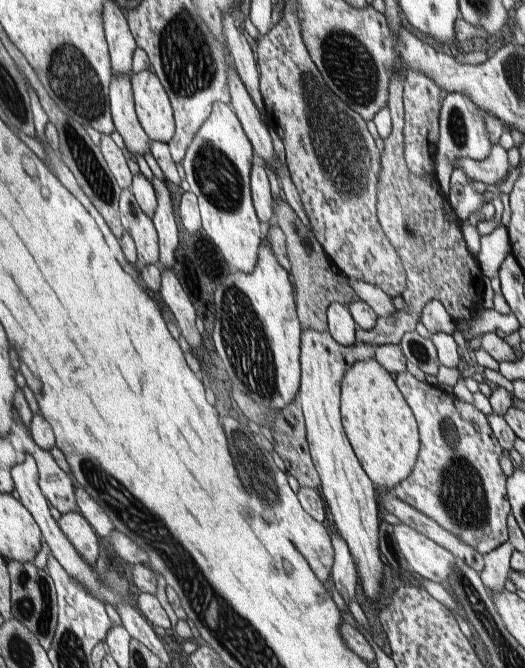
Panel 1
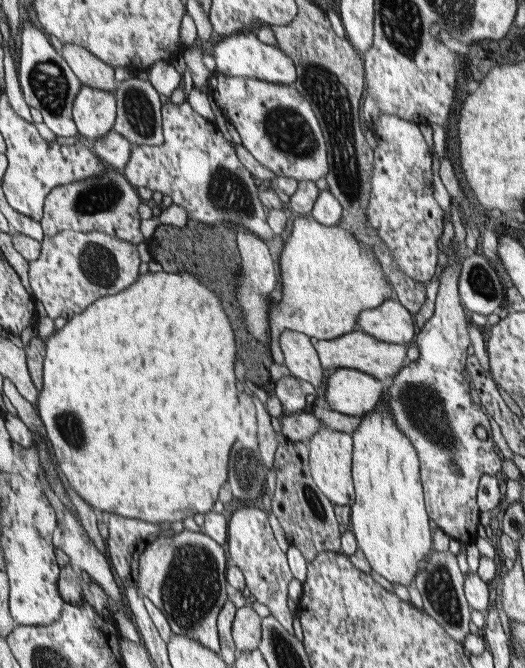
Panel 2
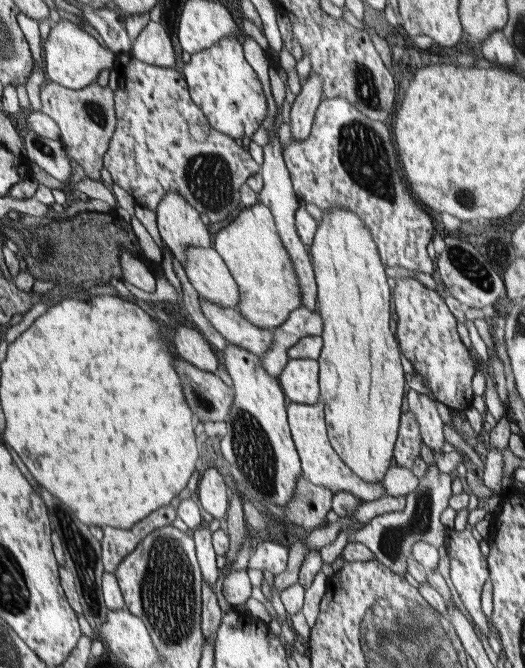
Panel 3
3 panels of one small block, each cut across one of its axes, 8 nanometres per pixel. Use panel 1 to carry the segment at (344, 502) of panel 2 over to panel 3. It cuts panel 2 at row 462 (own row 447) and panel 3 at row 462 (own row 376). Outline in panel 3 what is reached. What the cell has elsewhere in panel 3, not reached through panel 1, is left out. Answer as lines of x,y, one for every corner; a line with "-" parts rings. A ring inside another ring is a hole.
321,400
317,404
291,404
289,406
289,422
291,422
291,434
295,438
295,446
299,452
299,458
303,460
303,478
309,480
315,486
329,488
333,494
335,492
351,492
357,496
361,502
377,500
385,494
385,488
381,482
365,482
361,480
333,450
329,436
327,436
327,424
325,424
325,406

